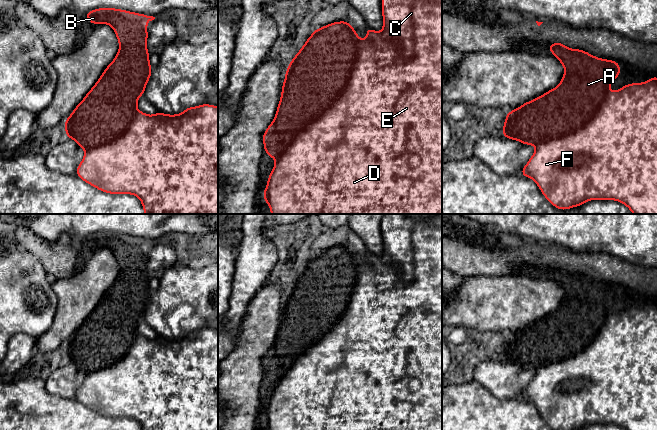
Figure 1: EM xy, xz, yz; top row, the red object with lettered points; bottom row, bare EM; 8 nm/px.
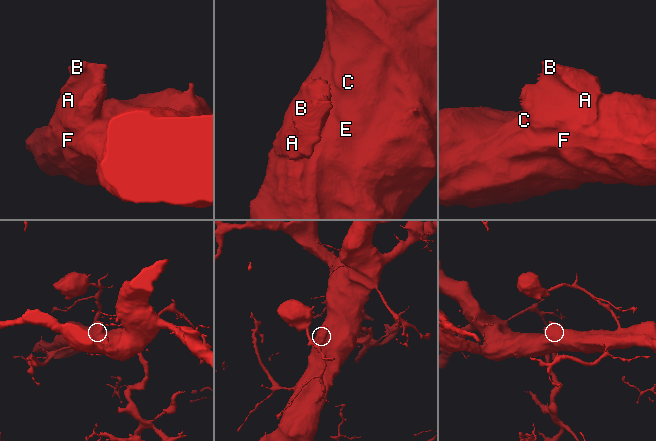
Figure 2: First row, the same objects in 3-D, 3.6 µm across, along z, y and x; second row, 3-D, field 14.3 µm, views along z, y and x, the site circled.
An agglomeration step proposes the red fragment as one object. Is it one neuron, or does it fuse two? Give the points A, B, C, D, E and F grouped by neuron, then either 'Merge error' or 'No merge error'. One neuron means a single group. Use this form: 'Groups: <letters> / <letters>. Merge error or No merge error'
Groups: A B / C D E F. Merge error

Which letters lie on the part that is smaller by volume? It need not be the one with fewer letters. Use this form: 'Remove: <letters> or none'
Remove: A, B

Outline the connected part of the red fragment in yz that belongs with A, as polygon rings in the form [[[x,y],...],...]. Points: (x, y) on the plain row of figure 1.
[[[561,266],[548,270],[564,291],[565,297],[582,294],[580,310],[575,314],[575,348],[583,350],[597,336],[608,312],[621,296],[618,285],[598,282],[581,273],[571,273]]]

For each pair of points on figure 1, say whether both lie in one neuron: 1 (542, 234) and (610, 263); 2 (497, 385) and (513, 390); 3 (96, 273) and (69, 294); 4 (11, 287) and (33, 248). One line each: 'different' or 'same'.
1: different
2: same
3: same
4: different

